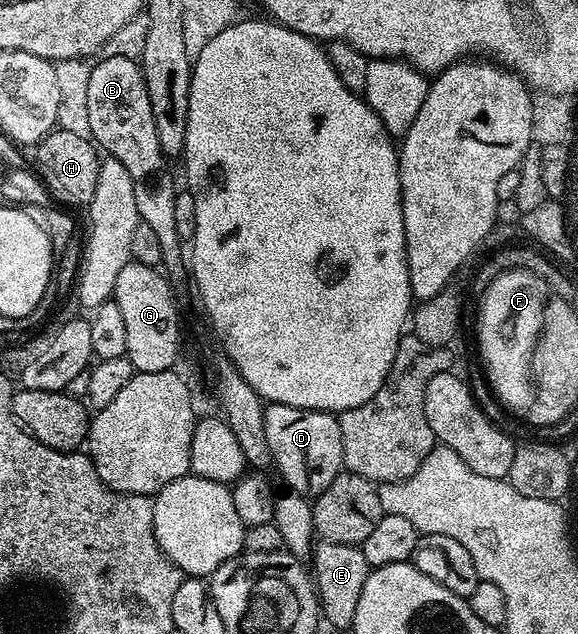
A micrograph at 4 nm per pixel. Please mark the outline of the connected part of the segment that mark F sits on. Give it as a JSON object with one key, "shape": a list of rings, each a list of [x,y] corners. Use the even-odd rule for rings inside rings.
{"shape":[[[515,268],[495,277],[483,294],[478,344],[488,382],[502,403],[523,411],[533,402],[531,356],[542,326],[543,308],[550,296],[549,285],[541,275]]]}

